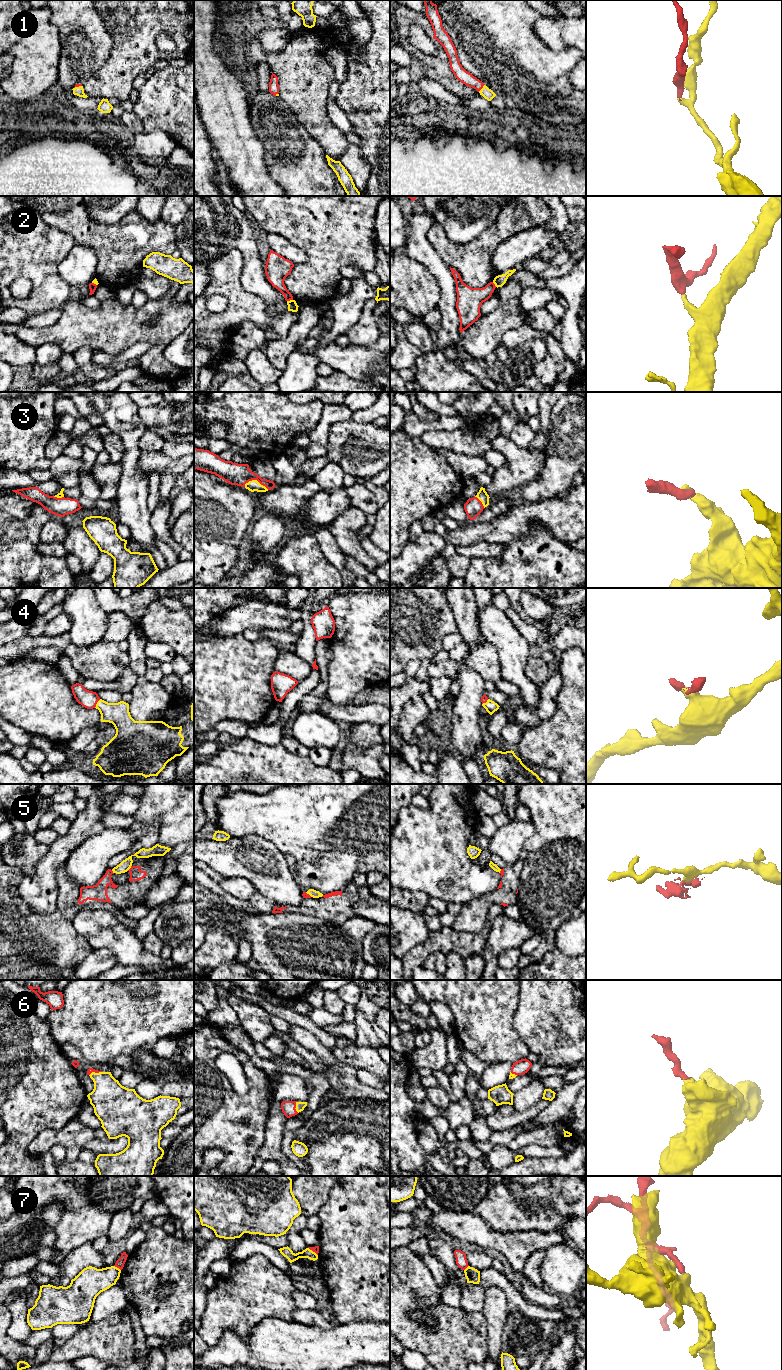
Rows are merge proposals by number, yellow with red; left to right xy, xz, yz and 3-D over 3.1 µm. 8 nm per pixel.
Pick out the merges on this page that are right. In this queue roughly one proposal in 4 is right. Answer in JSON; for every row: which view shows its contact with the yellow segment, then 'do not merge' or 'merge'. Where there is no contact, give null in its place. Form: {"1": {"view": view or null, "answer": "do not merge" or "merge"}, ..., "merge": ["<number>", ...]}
{"1": {"view": "yz", "answer": "merge"}, "2": {"view": "xz", "answer": "do not merge"}, "3": {"view": "xz", "answer": "merge"}, "4": {"view": "xy", "answer": "merge"}, "5": {"view": "xy", "answer": "do not merge"}, "6": {"view": "xz", "answer": "merge"}, "7": {"view": "xy", "answer": "do not merge"}, "merge": ["1", "3", "4", "6"]}

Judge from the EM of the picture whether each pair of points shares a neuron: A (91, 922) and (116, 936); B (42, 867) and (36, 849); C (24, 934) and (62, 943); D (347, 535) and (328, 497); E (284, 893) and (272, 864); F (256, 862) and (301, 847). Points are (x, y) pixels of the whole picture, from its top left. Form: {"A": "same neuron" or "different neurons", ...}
{"A": "same neuron", "B": "different neurons", "C": "same neuron", "D": "different neurons", "E": "same neuron", "F": "different neurons"}

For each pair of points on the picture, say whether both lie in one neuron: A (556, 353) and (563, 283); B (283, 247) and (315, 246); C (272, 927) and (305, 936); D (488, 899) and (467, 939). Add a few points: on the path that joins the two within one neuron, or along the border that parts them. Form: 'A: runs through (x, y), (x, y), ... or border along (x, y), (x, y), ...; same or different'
A: border along (558, 340), (561, 349), (567, 356); different
B: border along (278, 234), (301, 248), (306, 253), (308, 259); different
C: runs through (280, 935), (297, 936); same
D: border along (487, 914), (478, 931), (451, 927); different

